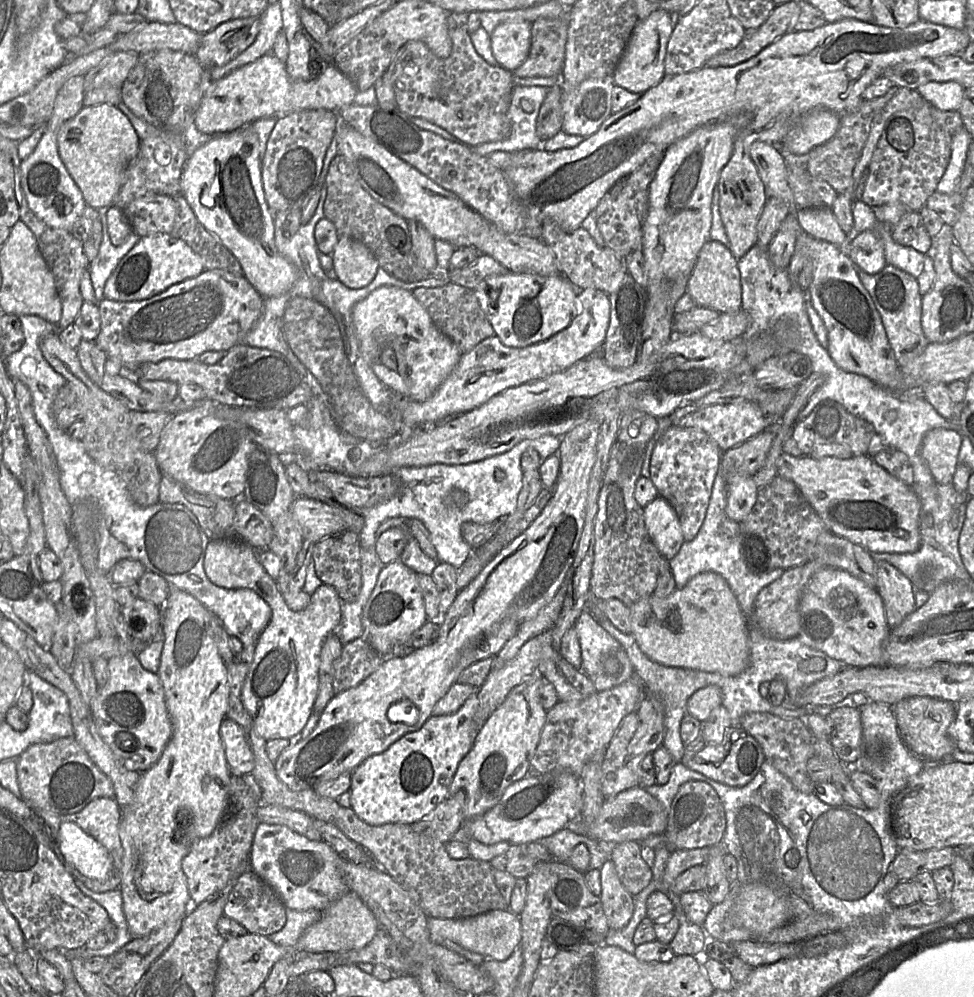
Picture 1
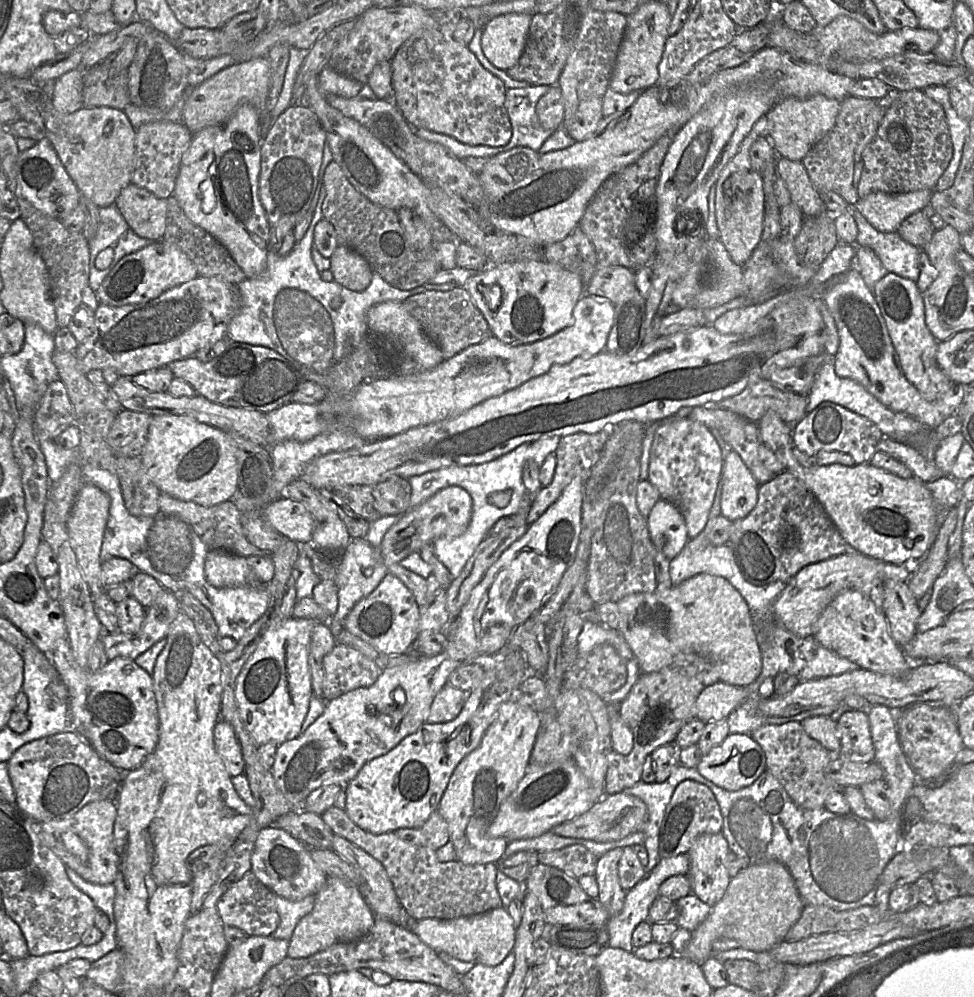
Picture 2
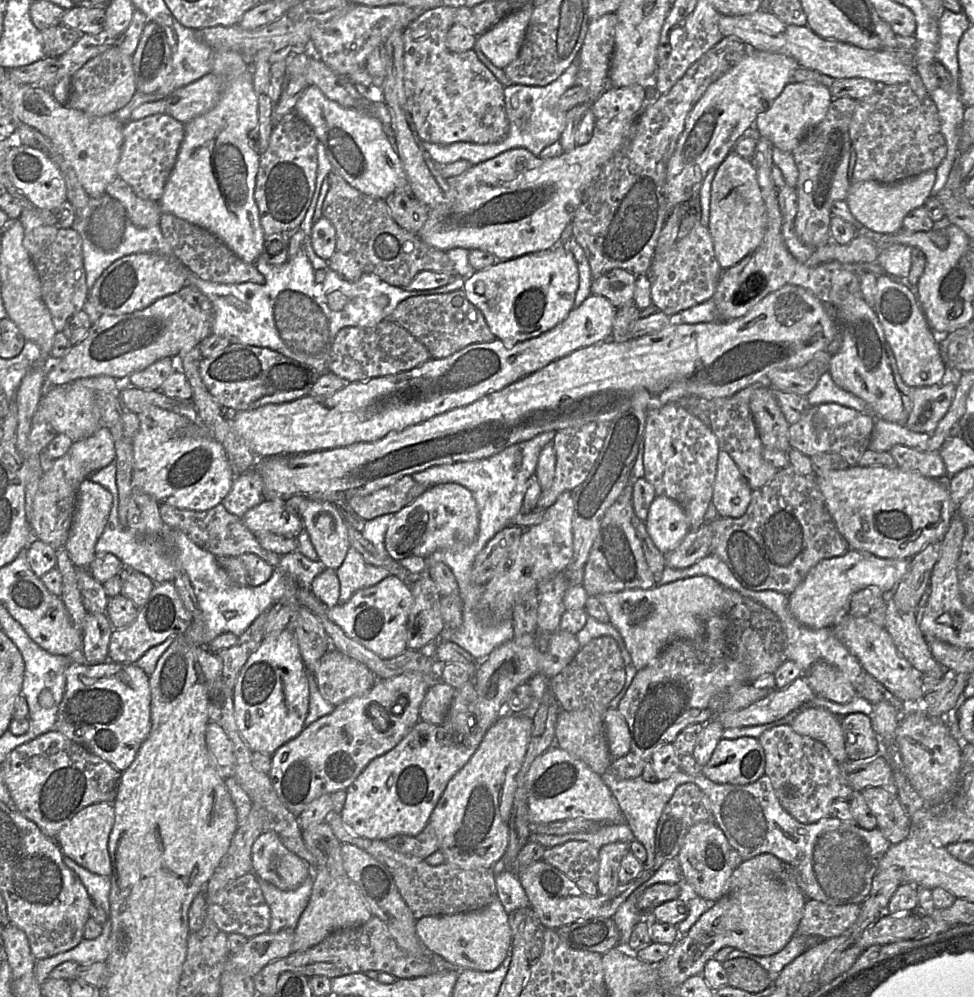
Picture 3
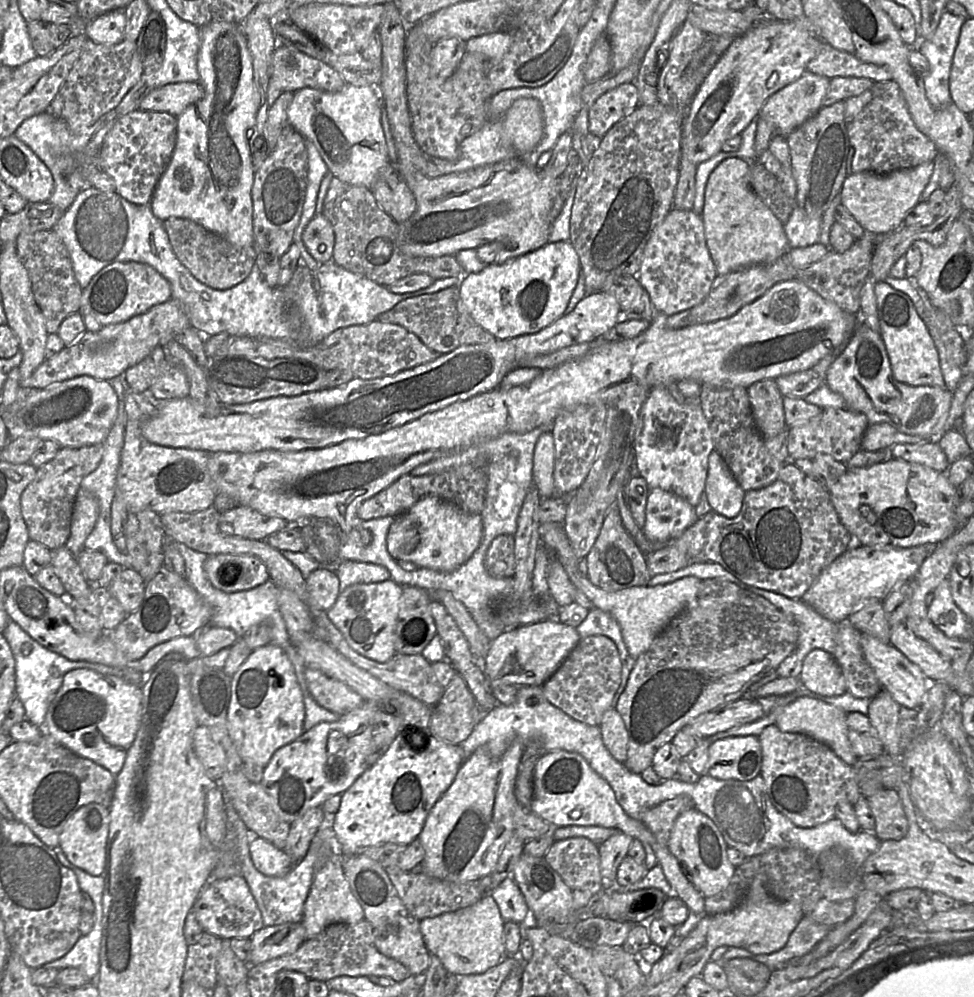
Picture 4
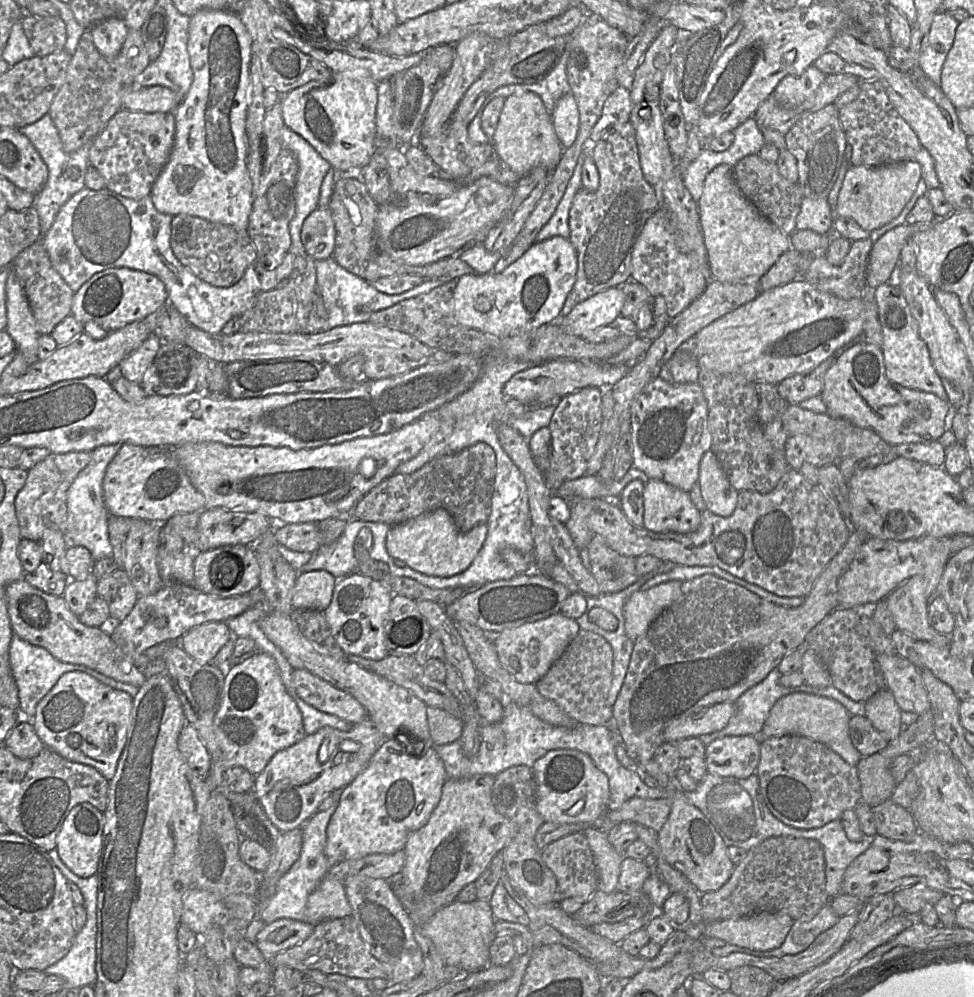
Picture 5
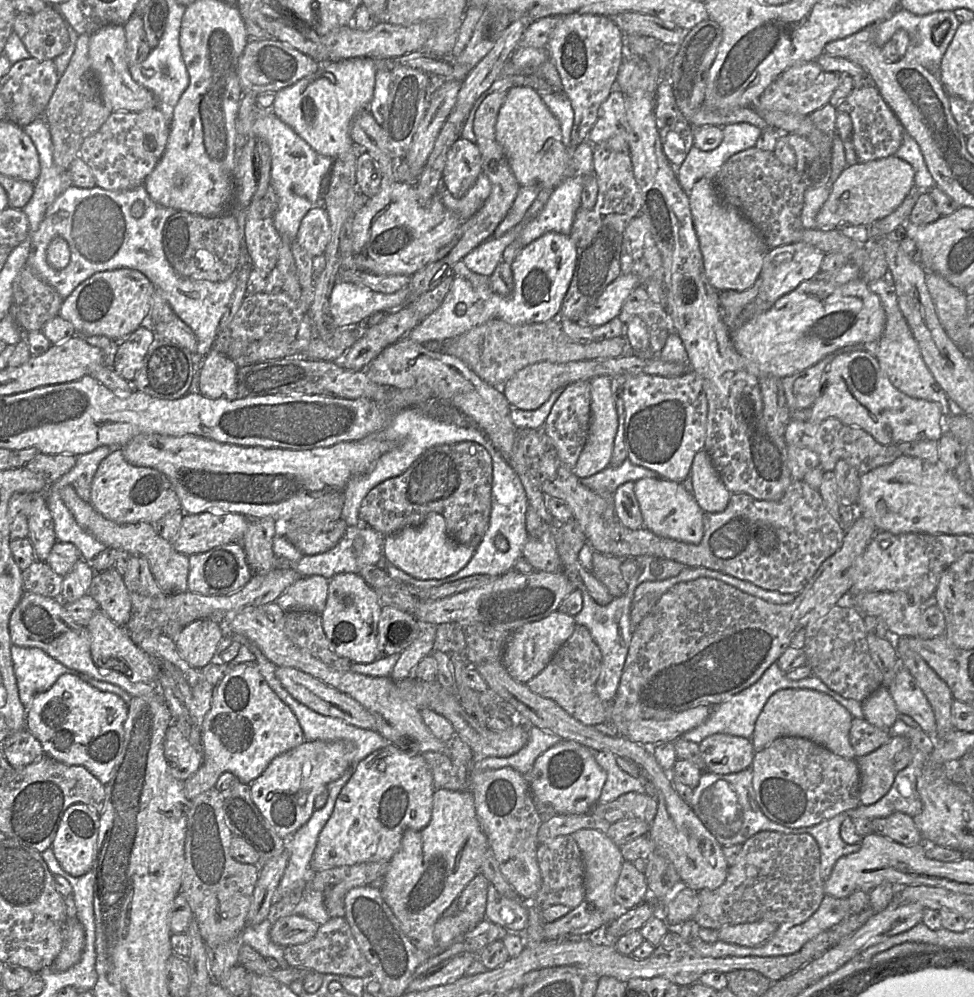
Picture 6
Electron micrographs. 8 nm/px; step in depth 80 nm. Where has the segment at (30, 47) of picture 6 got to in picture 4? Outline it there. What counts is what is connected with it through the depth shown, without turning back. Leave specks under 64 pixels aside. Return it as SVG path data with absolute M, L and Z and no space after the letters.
M42 19L29 21L28 31L39 56L53 53L72 37L69 25L46 22Z

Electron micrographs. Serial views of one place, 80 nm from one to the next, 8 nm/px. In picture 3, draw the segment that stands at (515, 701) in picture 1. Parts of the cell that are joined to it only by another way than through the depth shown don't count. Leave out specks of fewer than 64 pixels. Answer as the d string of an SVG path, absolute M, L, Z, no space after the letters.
M501 714L487 730L467 763L448 781L428 820L445 862L462 869L492 868L509 841L509 819L516 775L527 752L533 719Z

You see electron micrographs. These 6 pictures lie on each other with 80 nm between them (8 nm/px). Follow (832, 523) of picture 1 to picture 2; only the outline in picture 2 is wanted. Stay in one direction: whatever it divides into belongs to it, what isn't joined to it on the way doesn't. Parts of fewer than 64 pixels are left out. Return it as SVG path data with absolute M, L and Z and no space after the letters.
M769 411L763 417L761 417L761 419L757 422L757 425L760 433L761 442L766 446L768 446L774 452L777 459L782 463L783 470L789 471L792 474L794 474L815 495L815 497L824 507L825 511L827 512L828 516L830 517L836 528L839 530L841 536L847 541L847 543L853 549L855 549L857 552L861 553L862 555L870 557L872 559L878 559L883 562L891 564L903 564L907 567L913 566L915 562L920 561L925 556L931 545L934 543L948 511L942 511L938 508L938 506L935 504L932 498L930 491L926 488L924 483L914 478L914 476L909 479L900 478L884 469L875 467L870 463L855 464L853 466L843 466L841 464L830 464L830 465L814 464L810 467L803 467L796 461L796 459L793 457L792 454L791 450L793 446L792 428L790 424L783 421L781 417L775 412Z

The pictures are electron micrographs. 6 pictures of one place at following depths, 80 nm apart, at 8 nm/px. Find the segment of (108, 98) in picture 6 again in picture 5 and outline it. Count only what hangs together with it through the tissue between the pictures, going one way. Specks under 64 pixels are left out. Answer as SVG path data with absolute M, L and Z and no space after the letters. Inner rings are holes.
M114 17L95 24L88 31L99 53L106 58L114 58L125 42L128 28L124 18ZM132 86L122 96L122 109L147 113L173 112L181 103L171 89L163 86L150 86L134 89Z

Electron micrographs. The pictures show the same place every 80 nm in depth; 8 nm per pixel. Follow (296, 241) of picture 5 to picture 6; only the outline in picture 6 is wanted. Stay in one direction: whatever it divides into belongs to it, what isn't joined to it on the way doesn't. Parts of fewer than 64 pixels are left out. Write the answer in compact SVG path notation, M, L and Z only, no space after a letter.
M257 107L255 109L255 119L253 122L253 126L252 126L253 132L255 134L255 136L266 142L270 148L271 151L271 173L270 173L270 186L274 189L277 198L278 198L278 207L277 207L277 211L275 213L274 216L274 225L275 228L277 229L277 231L279 232L279 234L282 236L282 238L287 238L288 241L290 242L290 244L296 240L297 234L298 234L298 230L301 224L302 219L304 218L304 216L308 213L308 211L313 208L314 206L320 204L322 202L322 198L323 198L323 193L325 193L326 189L327 189L327 184L325 186L325 188L323 189L323 179L324 177L328 177L329 178L329 173L332 169L332 165L333 165L333 160L331 157L325 156L325 155L321 155L318 152L316 152L302 137L300 137L290 126L288 126L287 124L285 124L282 120L280 120L280 118L274 113L274 111L271 109L264 109L261 107Z

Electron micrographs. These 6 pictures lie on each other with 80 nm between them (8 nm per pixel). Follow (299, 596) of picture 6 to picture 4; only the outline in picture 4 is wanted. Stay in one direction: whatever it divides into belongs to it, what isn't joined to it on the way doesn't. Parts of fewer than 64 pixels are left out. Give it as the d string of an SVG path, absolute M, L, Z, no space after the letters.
M322 567L310 573L305 582L309 606L327 611L335 604L340 593L335 571Z

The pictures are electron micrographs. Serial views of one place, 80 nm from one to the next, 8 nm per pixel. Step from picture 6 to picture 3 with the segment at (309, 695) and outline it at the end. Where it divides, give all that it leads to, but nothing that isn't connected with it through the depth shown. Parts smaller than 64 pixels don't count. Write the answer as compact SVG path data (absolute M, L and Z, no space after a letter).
M333 647L322 656L313 675L321 696L333 706L365 694L378 680L366 665Z

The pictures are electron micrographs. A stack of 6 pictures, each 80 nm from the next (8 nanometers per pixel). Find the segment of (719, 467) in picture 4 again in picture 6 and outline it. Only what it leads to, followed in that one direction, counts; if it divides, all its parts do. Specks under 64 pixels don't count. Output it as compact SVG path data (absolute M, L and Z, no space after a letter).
M704 449L693 458L690 478L694 499L705 513L720 513L727 508L732 493L724 485Z

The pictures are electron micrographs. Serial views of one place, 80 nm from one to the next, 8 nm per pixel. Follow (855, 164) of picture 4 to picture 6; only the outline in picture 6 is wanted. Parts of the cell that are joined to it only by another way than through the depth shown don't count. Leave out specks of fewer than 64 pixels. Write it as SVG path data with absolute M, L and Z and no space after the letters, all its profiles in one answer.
M867 82L865 86L854 89L836 109L839 112L848 113L851 118L852 136L850 141L853 143L858 162L867 162L894 155L901 146L906 130L873 83Z

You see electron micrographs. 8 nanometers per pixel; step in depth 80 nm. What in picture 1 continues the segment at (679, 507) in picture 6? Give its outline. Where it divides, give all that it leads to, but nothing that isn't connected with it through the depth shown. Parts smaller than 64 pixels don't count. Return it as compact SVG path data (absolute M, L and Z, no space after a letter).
M660 495L644 508L646 529L658 551L668 561L673 559L684 543L679 518Z

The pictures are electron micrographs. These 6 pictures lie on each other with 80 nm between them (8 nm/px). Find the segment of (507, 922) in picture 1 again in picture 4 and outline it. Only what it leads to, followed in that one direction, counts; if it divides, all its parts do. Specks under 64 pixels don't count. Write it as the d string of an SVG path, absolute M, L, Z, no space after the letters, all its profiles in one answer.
M486 895L471 906L420 920L419 930L426 949L440 959L447 972L462 976L484 973L503 960L504 924L497 903Z

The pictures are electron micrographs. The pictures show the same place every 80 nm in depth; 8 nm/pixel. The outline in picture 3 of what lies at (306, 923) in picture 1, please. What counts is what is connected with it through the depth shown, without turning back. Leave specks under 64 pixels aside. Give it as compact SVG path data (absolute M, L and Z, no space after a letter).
M313 873L293 890L281 890L257 877L264 899L270 909L269 933L294 929L307 907L313 885Z

